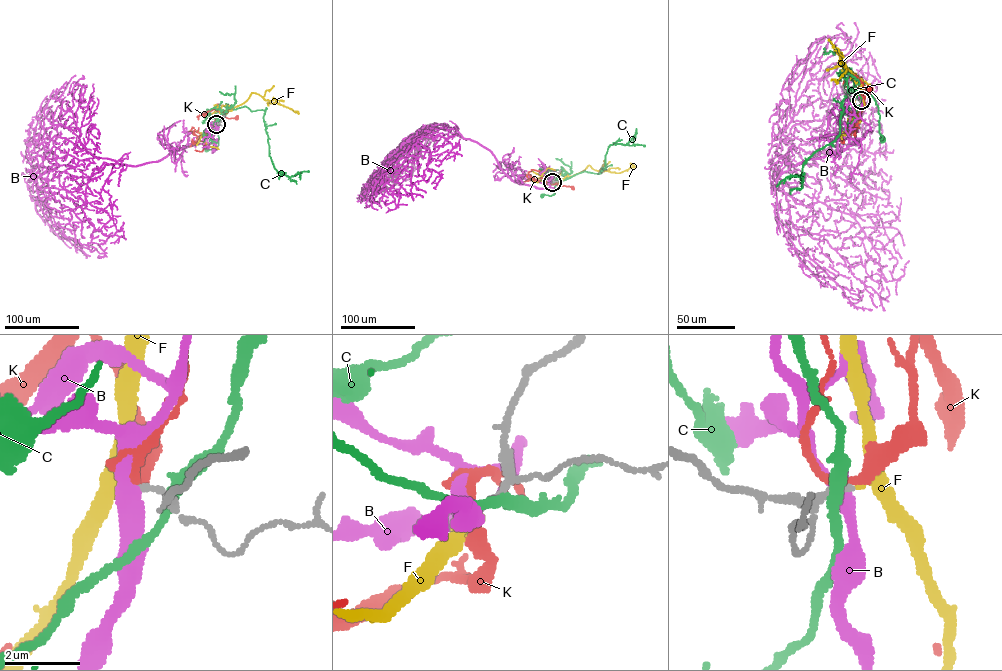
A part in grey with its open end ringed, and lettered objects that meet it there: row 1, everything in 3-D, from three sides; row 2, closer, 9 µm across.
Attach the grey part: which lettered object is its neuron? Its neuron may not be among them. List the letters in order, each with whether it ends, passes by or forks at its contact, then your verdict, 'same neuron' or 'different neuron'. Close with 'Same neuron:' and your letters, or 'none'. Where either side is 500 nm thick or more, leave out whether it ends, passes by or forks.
B: it passes by | different neuron
C: it passes by | different neuron
F: it passes by | same neuron
K: it passes by | different neuron
Same neuron: F

